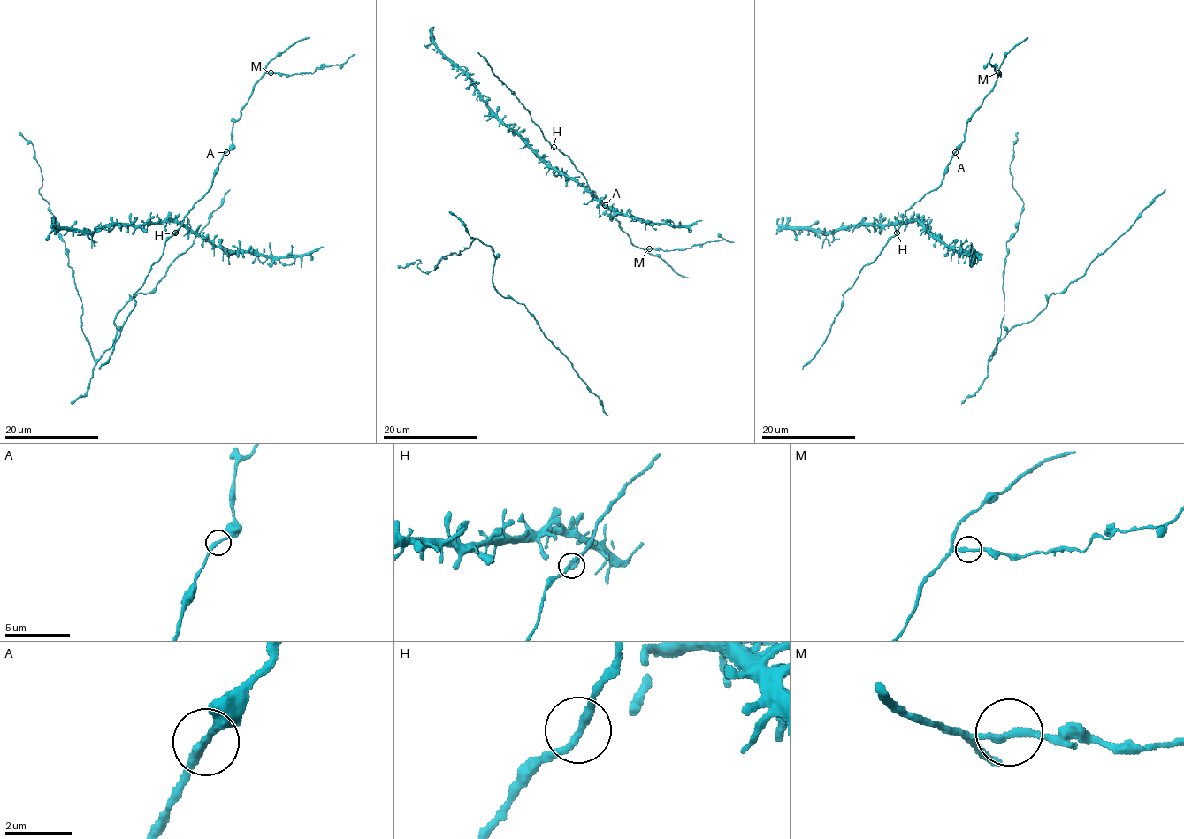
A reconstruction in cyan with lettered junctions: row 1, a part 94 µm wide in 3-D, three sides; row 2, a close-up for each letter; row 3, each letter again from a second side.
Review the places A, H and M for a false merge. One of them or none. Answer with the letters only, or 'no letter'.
M

